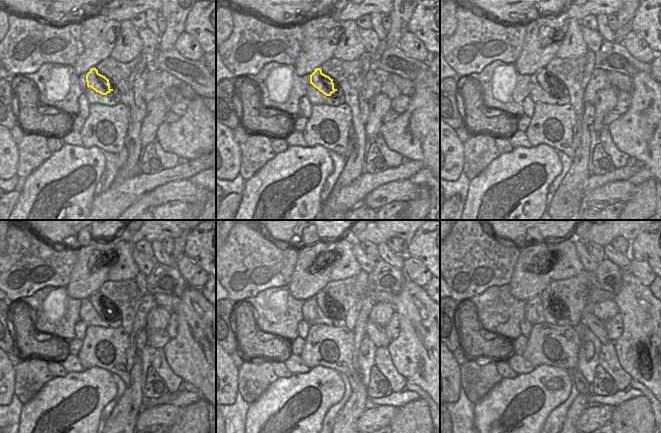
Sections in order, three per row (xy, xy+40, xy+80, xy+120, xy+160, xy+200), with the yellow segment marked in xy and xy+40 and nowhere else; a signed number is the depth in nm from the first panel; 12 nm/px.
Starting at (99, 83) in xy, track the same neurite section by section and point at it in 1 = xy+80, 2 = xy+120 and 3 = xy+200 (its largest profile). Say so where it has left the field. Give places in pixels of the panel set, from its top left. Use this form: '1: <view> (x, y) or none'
1: xy+80 (548, 83)
2: xy+120 (100, 305)
3: xy+200 (552, 304)

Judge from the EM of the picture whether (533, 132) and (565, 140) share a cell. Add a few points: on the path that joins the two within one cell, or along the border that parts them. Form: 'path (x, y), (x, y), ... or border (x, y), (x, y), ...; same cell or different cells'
path (541, 133), (549, 141), (557, 142); same cell

